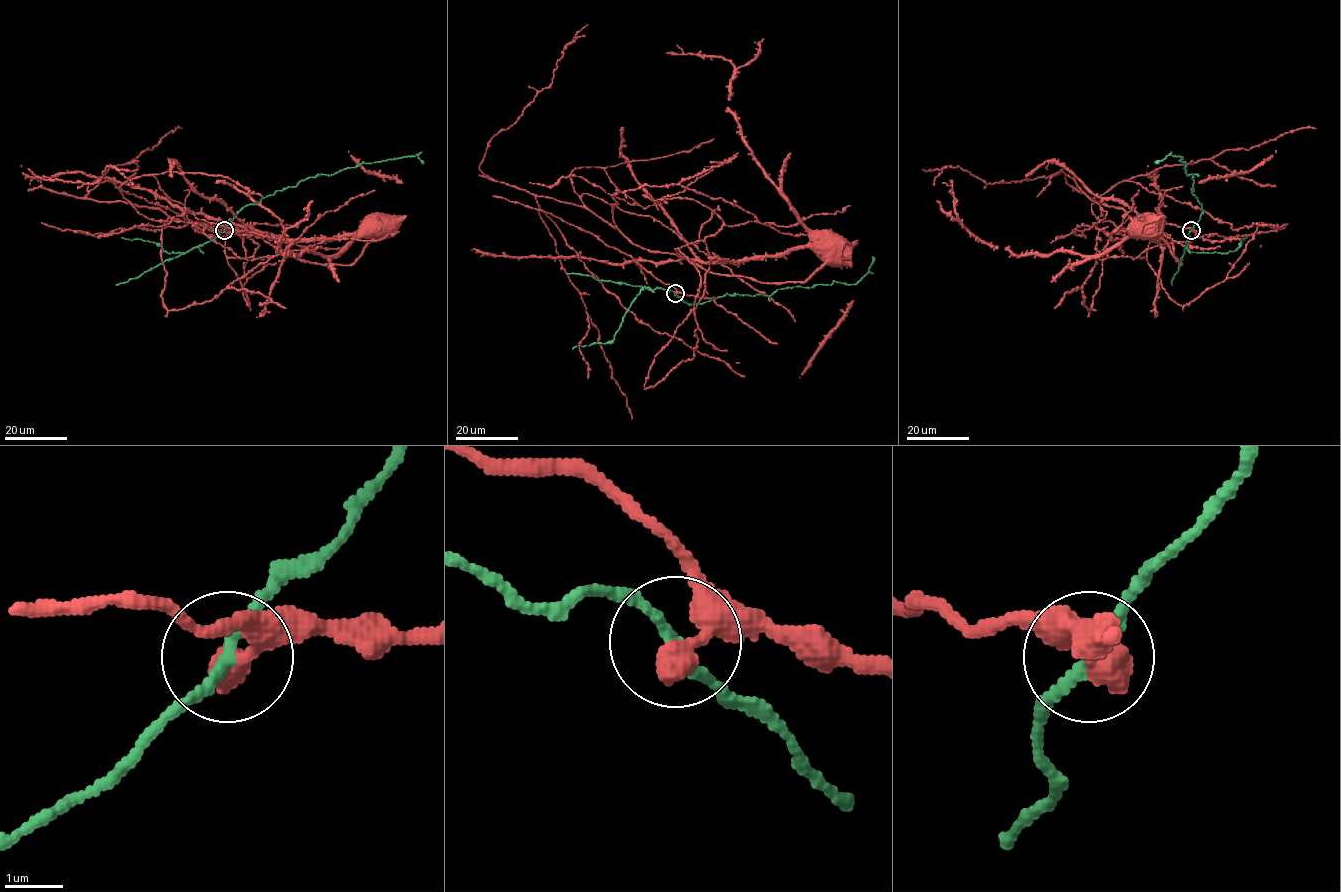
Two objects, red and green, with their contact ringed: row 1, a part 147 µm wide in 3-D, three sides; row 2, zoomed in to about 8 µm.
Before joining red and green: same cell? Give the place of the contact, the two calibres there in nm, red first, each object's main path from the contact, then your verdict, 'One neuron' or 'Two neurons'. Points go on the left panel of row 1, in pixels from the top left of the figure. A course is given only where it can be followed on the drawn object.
Place: (224, 230). Thickness 550 nm (red) against 180 nm. Course of red: (224, 229), (192, 224), (185, 212), (201, 212), (297, 239), (332, 239), (355, 232), (367, 221), (391, 222). Course of green: (224, 229), (244, 207), (278, 190), (295, 187), (310, 177), (332, 174), (363, 163), (418, 155), (421, 163). Two neurons

